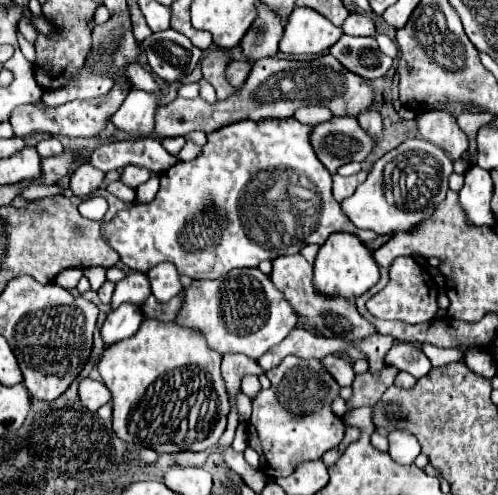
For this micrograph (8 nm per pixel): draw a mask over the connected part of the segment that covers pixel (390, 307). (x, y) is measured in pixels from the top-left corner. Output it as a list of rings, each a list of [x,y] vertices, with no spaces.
[[[401,257],[401,259],[393,261],[393,265],[389,269],[387,287],[367,301],[367,309],[377,319],[399,319],[399,321],[405,321],[411,325],[427,323],[439,311],[437,291],[439,291],[439,285],[427,267],[417,263],[413,257]]]

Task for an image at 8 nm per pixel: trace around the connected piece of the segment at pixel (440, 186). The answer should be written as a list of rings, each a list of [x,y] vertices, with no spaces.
[[[407,139],[397,149],[375,161],[369,177],[341,203],[341,207],[359,229],[371,229],[379,235],[411,231],[433,217],[437,205],[445,199],[451,173],[453,163],[441,147],[425,139]]]

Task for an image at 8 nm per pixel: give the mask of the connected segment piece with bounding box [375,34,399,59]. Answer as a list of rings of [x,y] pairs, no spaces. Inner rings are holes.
[[[376,34],[375,37],[377,38],[378,45],[380,47],[379,49],[381,49],[383,53],[388,54],[392,59],[395,59],[399,52],[397,44],[395,44],[395,42],[386,35]]]

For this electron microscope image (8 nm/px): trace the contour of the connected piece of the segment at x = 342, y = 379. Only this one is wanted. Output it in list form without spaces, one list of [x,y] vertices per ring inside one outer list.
[[[327,355],[321,363],[325,363],[327,371],[337,379],[337,383],[341,387],[351,387],[353,379],[355,379],[355,371],[349,361],[345,361],[343,357],[337,357],[337,355]]]

